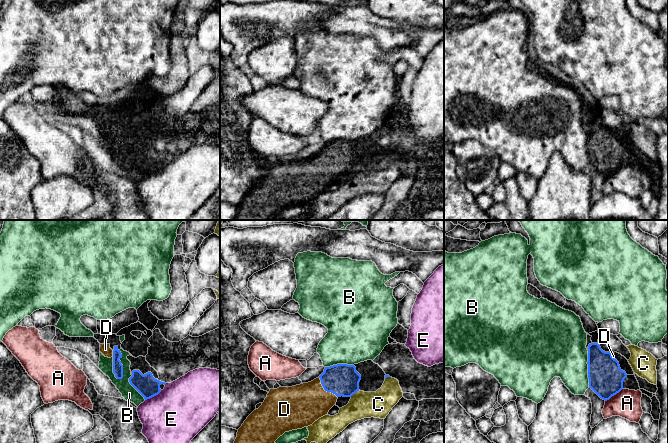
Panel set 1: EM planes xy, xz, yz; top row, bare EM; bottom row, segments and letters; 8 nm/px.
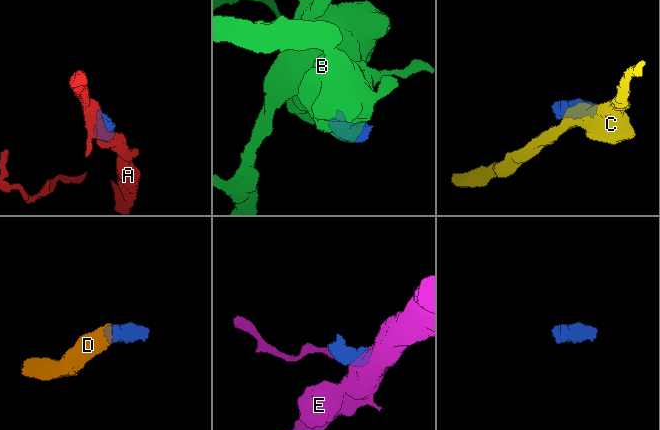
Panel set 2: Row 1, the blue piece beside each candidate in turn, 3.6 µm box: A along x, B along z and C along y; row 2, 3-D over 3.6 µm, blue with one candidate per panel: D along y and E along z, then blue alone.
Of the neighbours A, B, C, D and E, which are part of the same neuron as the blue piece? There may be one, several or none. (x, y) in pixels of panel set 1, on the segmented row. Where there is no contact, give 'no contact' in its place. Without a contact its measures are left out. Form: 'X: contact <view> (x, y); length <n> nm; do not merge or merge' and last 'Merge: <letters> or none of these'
A: contact yz (613, 395); length 180 nm; do not merge
B: contact xy (122, 366); length 240 nm; do not merge
C: contact xz (354, 393); length 90 nm; do not merge
D: contact xz (325, 390); length 220 nm; merge
E: contact xy (153, 396); length 160 nm; do not merge
Merge: D

